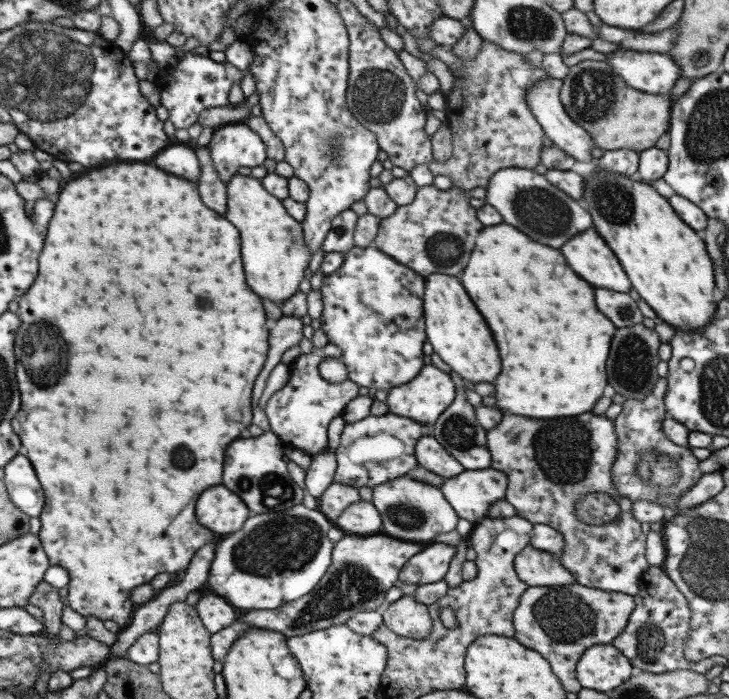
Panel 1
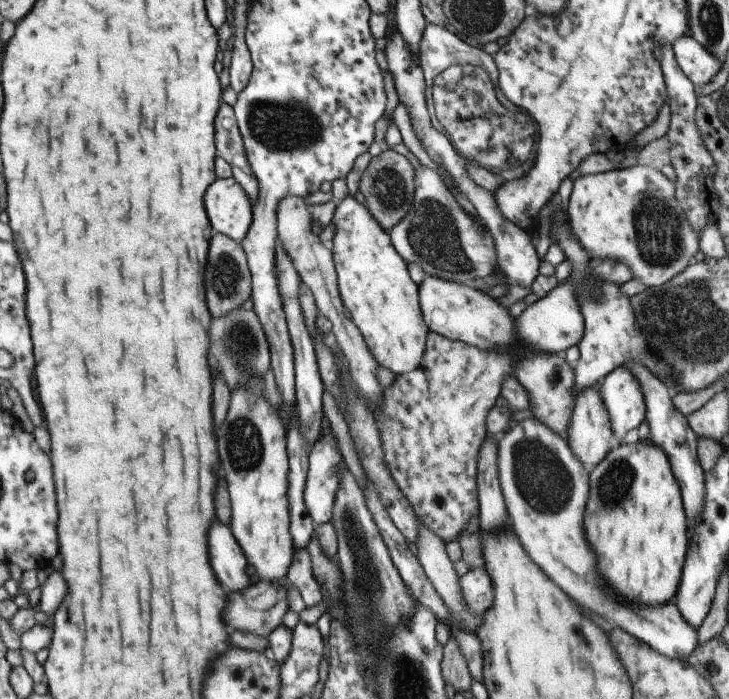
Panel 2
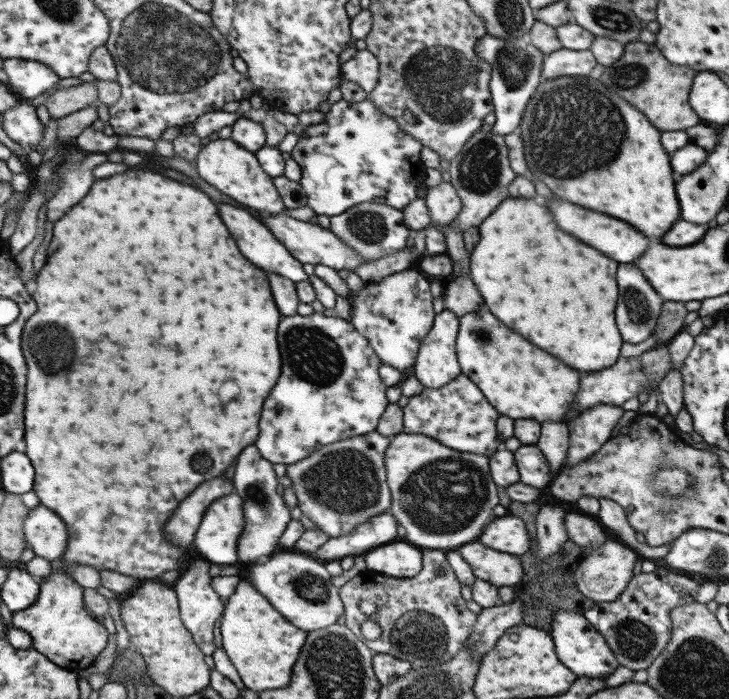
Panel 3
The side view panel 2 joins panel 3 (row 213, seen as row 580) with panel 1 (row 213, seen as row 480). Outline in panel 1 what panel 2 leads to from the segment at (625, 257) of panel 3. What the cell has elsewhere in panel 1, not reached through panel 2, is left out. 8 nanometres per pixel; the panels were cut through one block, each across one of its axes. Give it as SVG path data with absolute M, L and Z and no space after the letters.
M516 167L503 168L495 172L489 180L485 202L491 204L504 218L506 224L516 226L532 240L560 248L578 232L584 232L592 226L592 216L576 197L562 192L550 184L546 177L532 169Z

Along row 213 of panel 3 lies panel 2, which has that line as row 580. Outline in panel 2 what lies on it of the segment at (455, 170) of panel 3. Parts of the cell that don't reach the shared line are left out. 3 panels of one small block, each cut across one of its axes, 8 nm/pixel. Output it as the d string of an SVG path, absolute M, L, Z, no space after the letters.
M484 567L469 570L460 577L458 584L460 584L464 602L466 602L470 612L480 616L492 606L492 600L494 600L492 588L494 586L492 586L492 580L490 580L490 576Z

